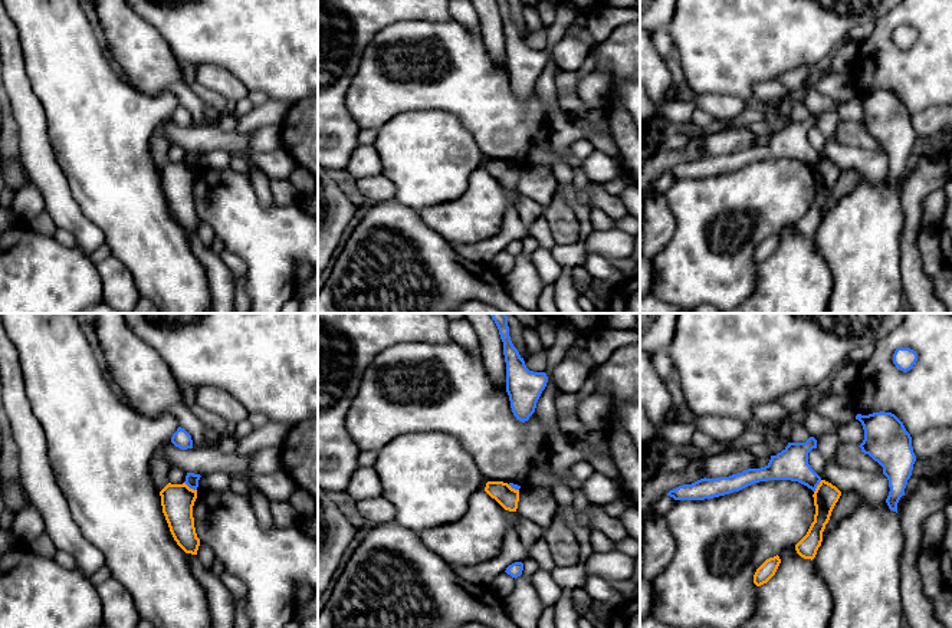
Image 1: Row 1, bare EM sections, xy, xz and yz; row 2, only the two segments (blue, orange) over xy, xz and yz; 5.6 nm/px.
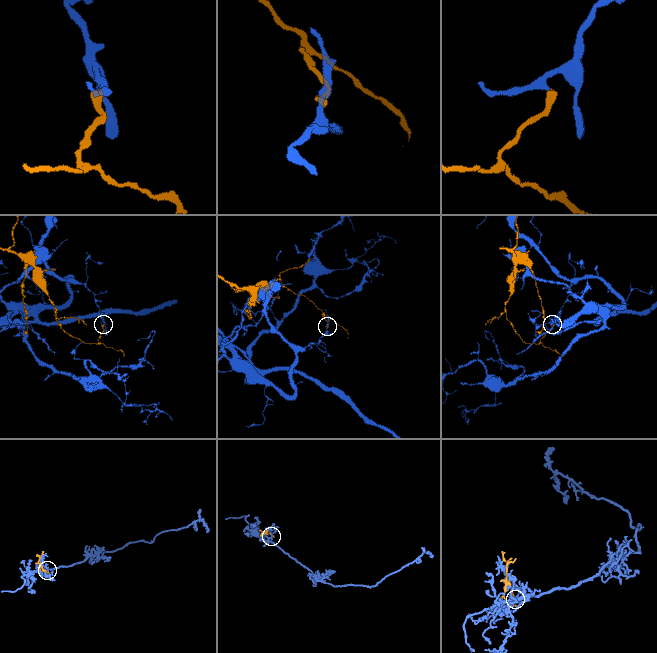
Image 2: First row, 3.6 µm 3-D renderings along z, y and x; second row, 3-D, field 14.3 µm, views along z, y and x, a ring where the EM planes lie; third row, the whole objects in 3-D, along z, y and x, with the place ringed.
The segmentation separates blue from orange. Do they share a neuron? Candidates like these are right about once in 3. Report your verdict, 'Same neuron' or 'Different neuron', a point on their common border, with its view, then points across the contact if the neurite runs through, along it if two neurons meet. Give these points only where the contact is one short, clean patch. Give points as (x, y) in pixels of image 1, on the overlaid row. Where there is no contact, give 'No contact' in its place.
Different neuron. Touches blue at xy (190, 487). Boundary: xy (184, 482), (196, 490)

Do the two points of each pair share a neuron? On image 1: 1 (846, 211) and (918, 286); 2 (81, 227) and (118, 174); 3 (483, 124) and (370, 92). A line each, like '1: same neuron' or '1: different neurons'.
1: different neurons
2: different neurons
3: same neuron

